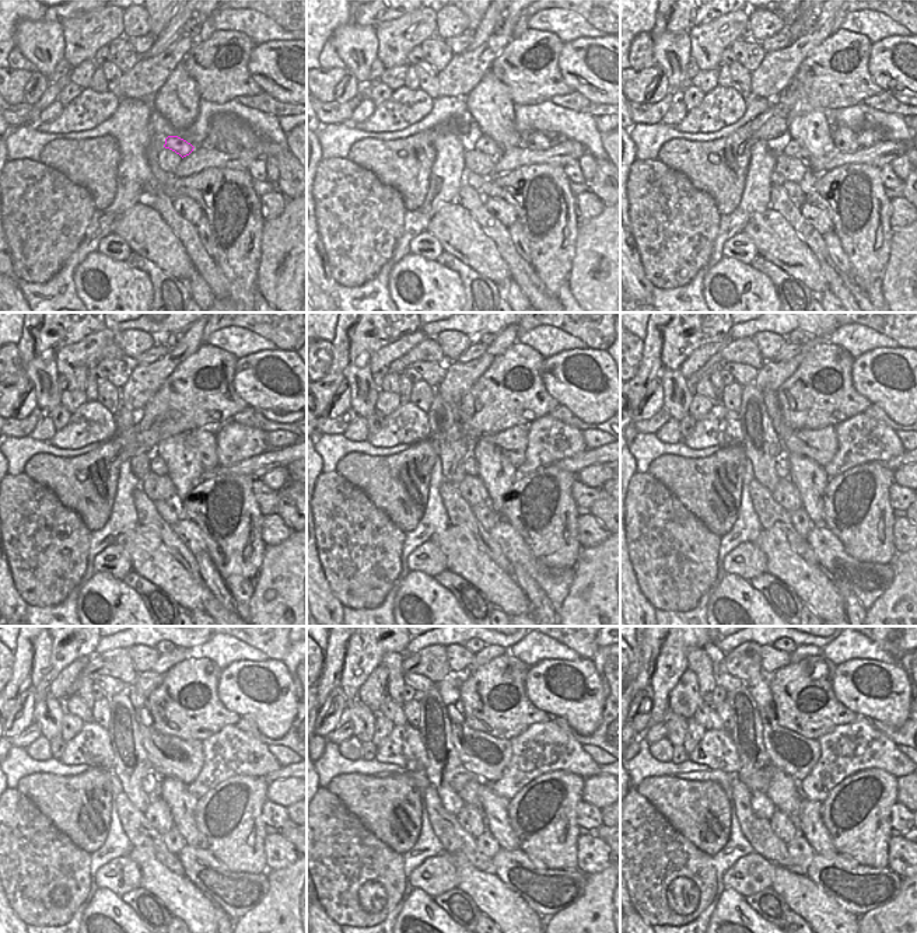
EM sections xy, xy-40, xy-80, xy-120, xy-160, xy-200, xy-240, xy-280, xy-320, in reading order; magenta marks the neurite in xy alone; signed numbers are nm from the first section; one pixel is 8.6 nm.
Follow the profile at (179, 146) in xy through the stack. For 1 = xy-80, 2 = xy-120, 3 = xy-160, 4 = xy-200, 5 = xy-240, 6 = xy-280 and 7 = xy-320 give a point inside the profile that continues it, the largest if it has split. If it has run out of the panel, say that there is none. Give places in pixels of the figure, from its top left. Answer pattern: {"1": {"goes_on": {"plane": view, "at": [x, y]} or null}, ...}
{"1": {"goes_on": {"plane": "xy-80", "at": [793, 149]}}, "2": {"goes_on": {"plane": "xy-120", "at": [157, 465]}}, "3": {"goes_on": {"plane": "xy-160", "at": [471, 468]}}, "4": {"goes_on": {"plane": "xy-200", "at": [781, 465]}}, "5": {"goes_on": {"plane": "xy-240", "at": [151, 783]}}, "6": {"goes_on": {"plane": "xy-280", "at": [459, 781]}}, "7": {"goes_on": {"plane": "xy-320", "at": [756, 782]}}}

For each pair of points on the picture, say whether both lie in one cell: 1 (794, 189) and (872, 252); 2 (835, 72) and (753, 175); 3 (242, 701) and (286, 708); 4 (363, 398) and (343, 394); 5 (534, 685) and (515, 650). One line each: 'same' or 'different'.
1: different
2: different
3: same
4: different
5: different

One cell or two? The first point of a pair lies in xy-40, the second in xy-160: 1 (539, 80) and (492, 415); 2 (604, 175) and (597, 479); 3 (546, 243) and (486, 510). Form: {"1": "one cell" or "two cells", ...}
{"1": "one cell", "2": "two cells", "3": "two cells"}

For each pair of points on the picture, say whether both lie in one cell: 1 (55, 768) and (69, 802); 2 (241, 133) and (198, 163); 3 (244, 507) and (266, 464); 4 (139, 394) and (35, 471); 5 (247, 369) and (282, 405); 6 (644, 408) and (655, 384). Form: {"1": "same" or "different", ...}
{"1": "different", "2": "different", "3": "different", "4": "different", "5": "same", "6": "same"}

